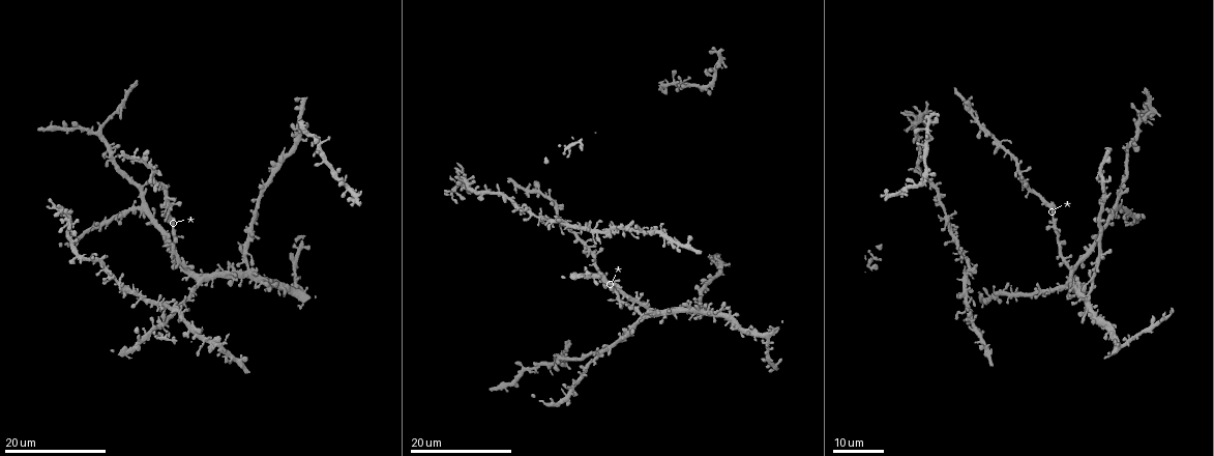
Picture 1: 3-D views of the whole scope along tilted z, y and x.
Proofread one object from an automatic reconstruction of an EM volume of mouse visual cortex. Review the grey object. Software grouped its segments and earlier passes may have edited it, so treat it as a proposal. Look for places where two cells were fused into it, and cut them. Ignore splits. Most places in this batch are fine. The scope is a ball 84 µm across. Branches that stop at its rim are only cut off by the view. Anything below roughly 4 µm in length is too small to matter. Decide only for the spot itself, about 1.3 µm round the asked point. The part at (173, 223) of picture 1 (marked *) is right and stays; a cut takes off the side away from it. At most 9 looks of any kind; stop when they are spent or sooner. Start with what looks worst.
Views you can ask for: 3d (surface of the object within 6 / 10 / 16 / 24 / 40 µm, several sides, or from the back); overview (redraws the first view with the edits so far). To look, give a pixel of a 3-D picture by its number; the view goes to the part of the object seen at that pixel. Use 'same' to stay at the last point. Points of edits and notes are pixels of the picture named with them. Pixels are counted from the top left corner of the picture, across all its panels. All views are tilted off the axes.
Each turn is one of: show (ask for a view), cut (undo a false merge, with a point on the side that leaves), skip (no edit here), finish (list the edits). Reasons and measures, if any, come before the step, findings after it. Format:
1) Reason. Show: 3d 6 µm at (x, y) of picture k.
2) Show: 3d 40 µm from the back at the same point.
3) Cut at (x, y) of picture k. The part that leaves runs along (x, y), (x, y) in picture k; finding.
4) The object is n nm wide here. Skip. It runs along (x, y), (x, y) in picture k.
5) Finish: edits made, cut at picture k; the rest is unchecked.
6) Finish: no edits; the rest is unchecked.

Four or more arms meet. Show: 3d 24 µm at (566, 222) of picture 1.

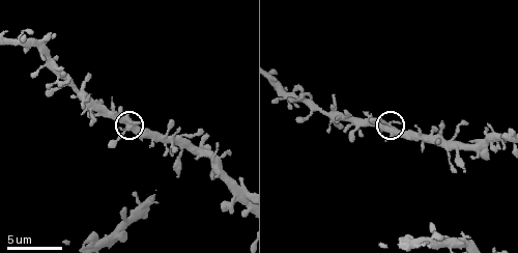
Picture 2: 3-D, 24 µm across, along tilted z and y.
Show: 3d 10 µm at (390, 126) of picture 2.

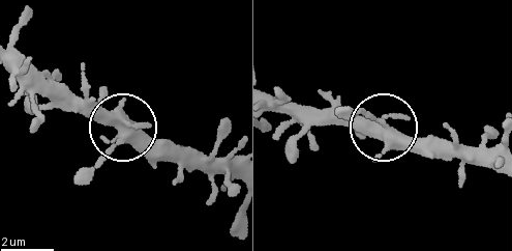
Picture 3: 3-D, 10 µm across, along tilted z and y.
Skip. All the same cell.

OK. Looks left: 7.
Small branch off a trunk. Show: 3d 16 µm at (90, 113) of picture 2.

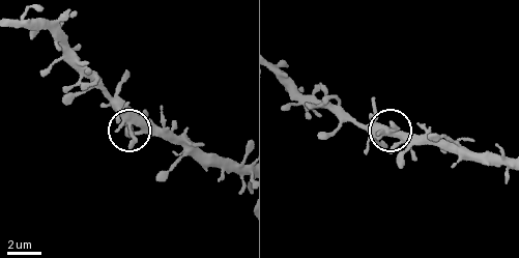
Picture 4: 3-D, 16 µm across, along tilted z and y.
The object is 310 nm wide here. Skip. One cell here.

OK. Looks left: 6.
Show: 3d 24 µm at (534, 190) of picture 1.

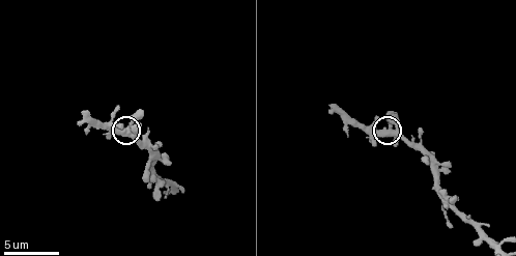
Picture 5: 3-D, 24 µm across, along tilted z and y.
Show: 3d 6 µm at (124, 127) of picture 5.

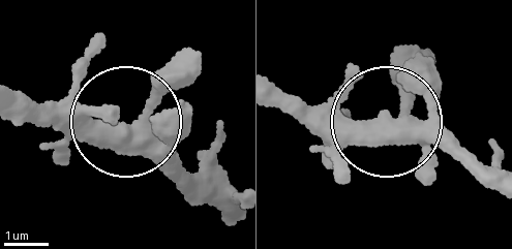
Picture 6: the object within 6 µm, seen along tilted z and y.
Skip. One cell here.

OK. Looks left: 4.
Three arms meet. Show: 3d 16 µm at (296, 135) of picture 1.

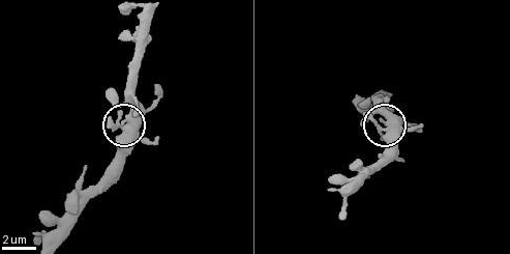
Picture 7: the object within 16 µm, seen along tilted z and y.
Show: 3d 6 µm at (379, 125) of picture 7.

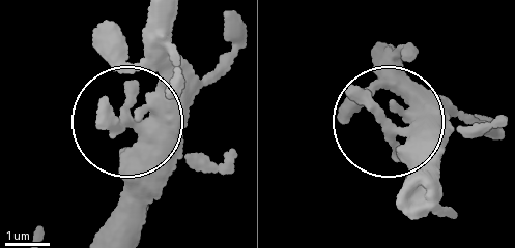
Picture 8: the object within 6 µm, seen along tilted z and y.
Skip. It runs along (96, 231), (134, 187), (131, 126), (158, 84), (158, 25) in picture 8; continuous, no second cell.

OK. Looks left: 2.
Finish: no edits; the rest is unchecked.

